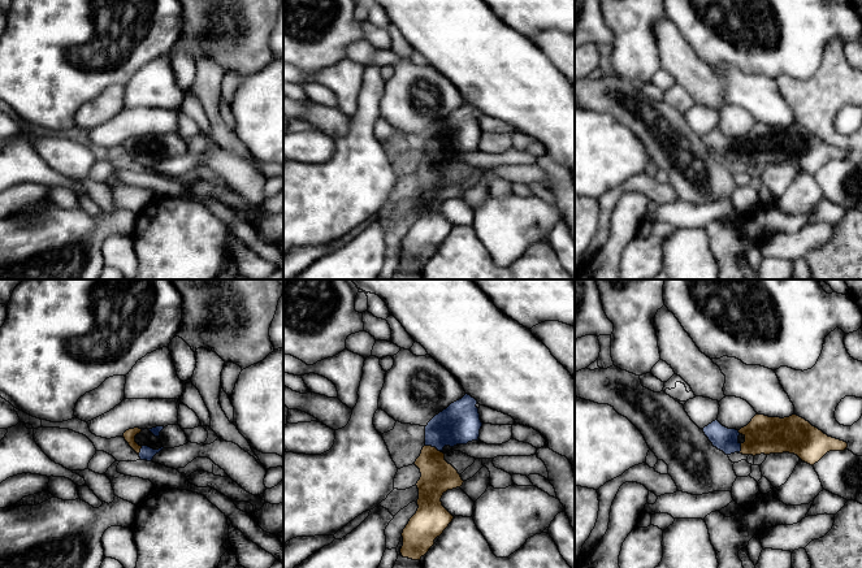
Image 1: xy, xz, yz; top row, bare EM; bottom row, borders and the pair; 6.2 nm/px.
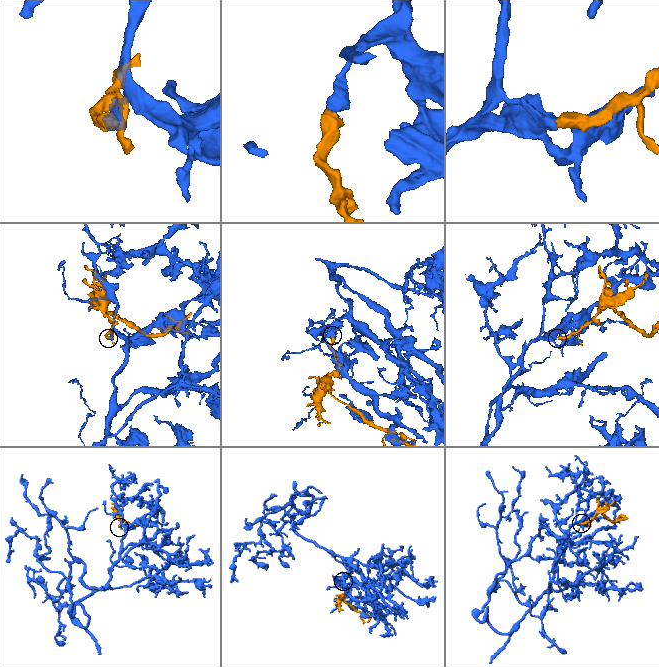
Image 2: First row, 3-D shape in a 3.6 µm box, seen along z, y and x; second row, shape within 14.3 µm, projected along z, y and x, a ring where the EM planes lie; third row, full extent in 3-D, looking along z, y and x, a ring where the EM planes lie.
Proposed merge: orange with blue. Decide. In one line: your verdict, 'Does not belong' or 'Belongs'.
Belongs

